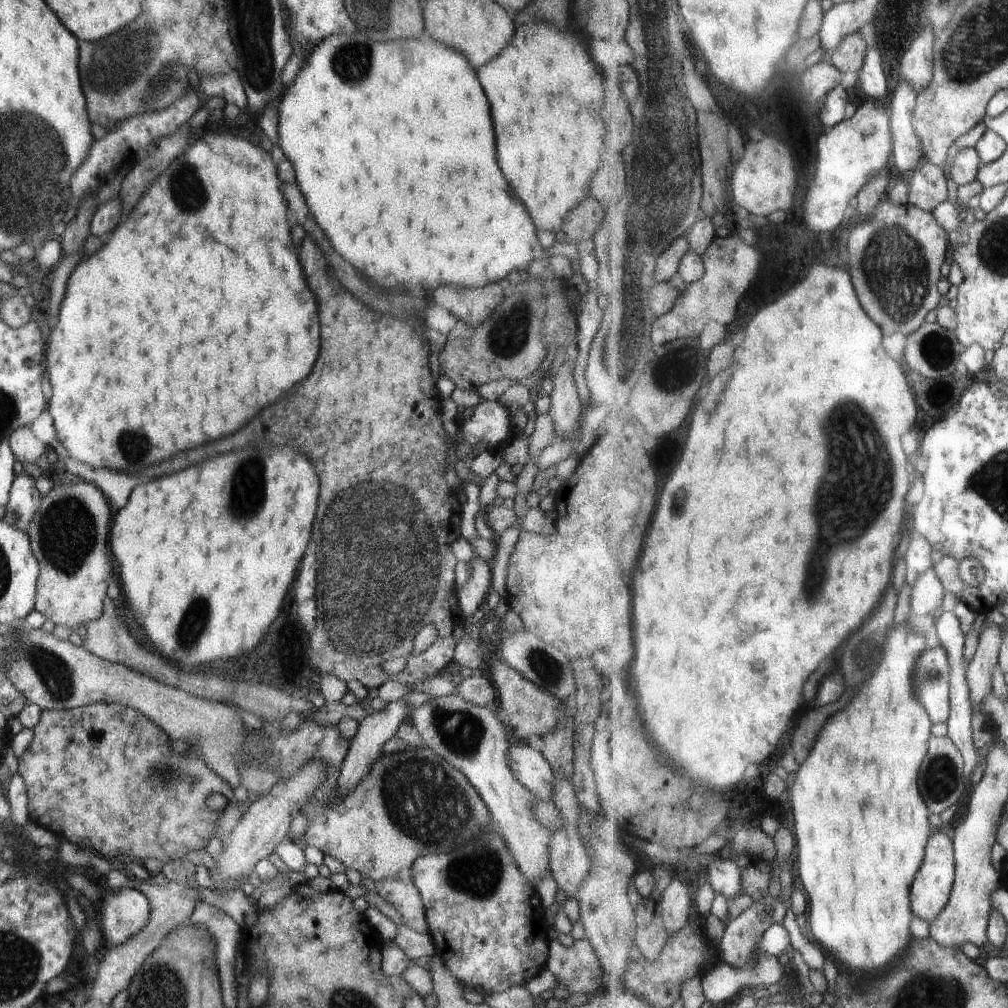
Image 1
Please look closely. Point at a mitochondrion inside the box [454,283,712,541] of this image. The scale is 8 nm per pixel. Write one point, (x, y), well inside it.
(509, 331)

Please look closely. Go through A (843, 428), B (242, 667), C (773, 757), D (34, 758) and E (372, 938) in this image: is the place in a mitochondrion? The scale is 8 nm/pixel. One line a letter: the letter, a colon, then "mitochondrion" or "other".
A: mitochondrion
B: other
C: other
D: other
E: other

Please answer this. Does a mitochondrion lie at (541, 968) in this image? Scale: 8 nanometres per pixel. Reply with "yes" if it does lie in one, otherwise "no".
no

